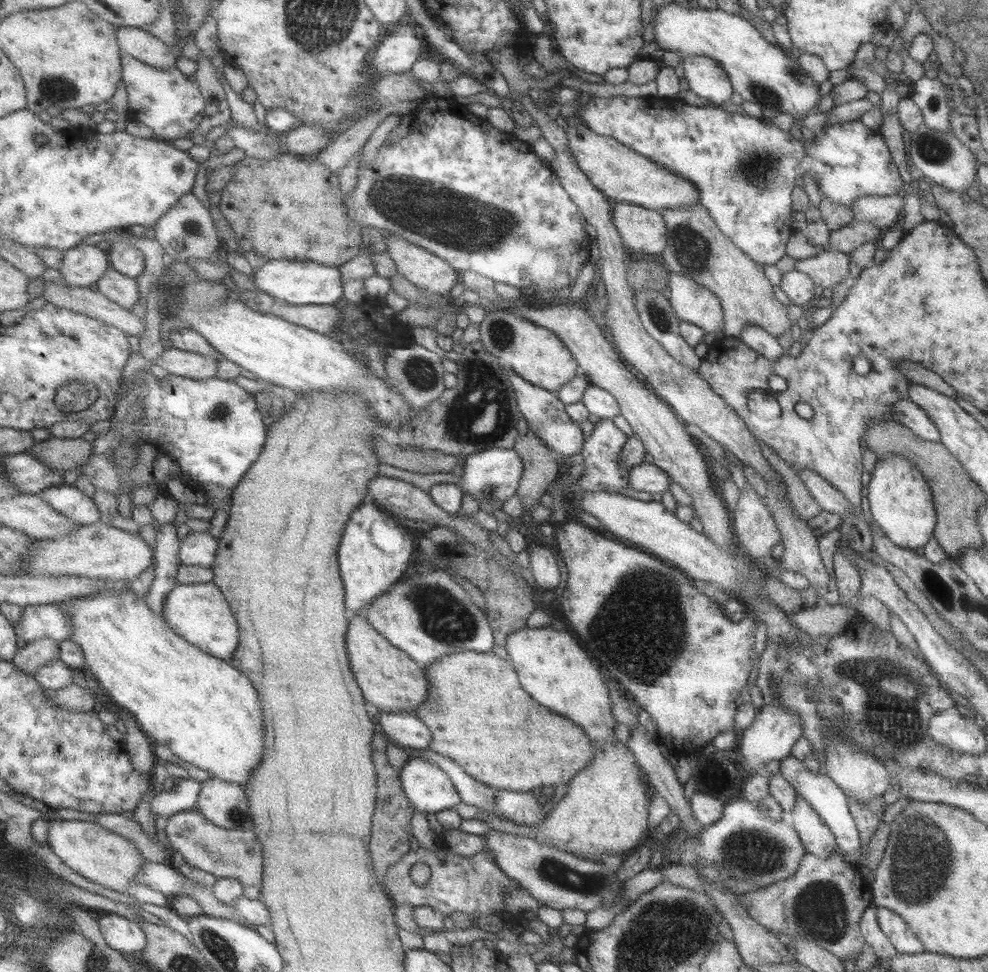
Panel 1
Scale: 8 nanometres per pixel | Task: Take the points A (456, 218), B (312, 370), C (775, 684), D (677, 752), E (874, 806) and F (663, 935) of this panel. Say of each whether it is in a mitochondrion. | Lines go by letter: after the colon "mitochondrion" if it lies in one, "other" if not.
A: mitochondrion
B: other
C: mitochondrion
D: other
E: mitochondrion
F: mitochondrion

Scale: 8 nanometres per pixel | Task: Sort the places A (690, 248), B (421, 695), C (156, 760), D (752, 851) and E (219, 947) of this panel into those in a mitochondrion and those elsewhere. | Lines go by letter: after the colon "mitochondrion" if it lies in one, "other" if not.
A: mitochondrion
B: other
C: other
D: mitochondrion
E: mitochondrion

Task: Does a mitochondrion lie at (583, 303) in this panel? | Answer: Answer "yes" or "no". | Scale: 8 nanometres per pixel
no

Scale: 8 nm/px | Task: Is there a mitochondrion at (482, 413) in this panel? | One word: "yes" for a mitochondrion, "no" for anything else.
yes

